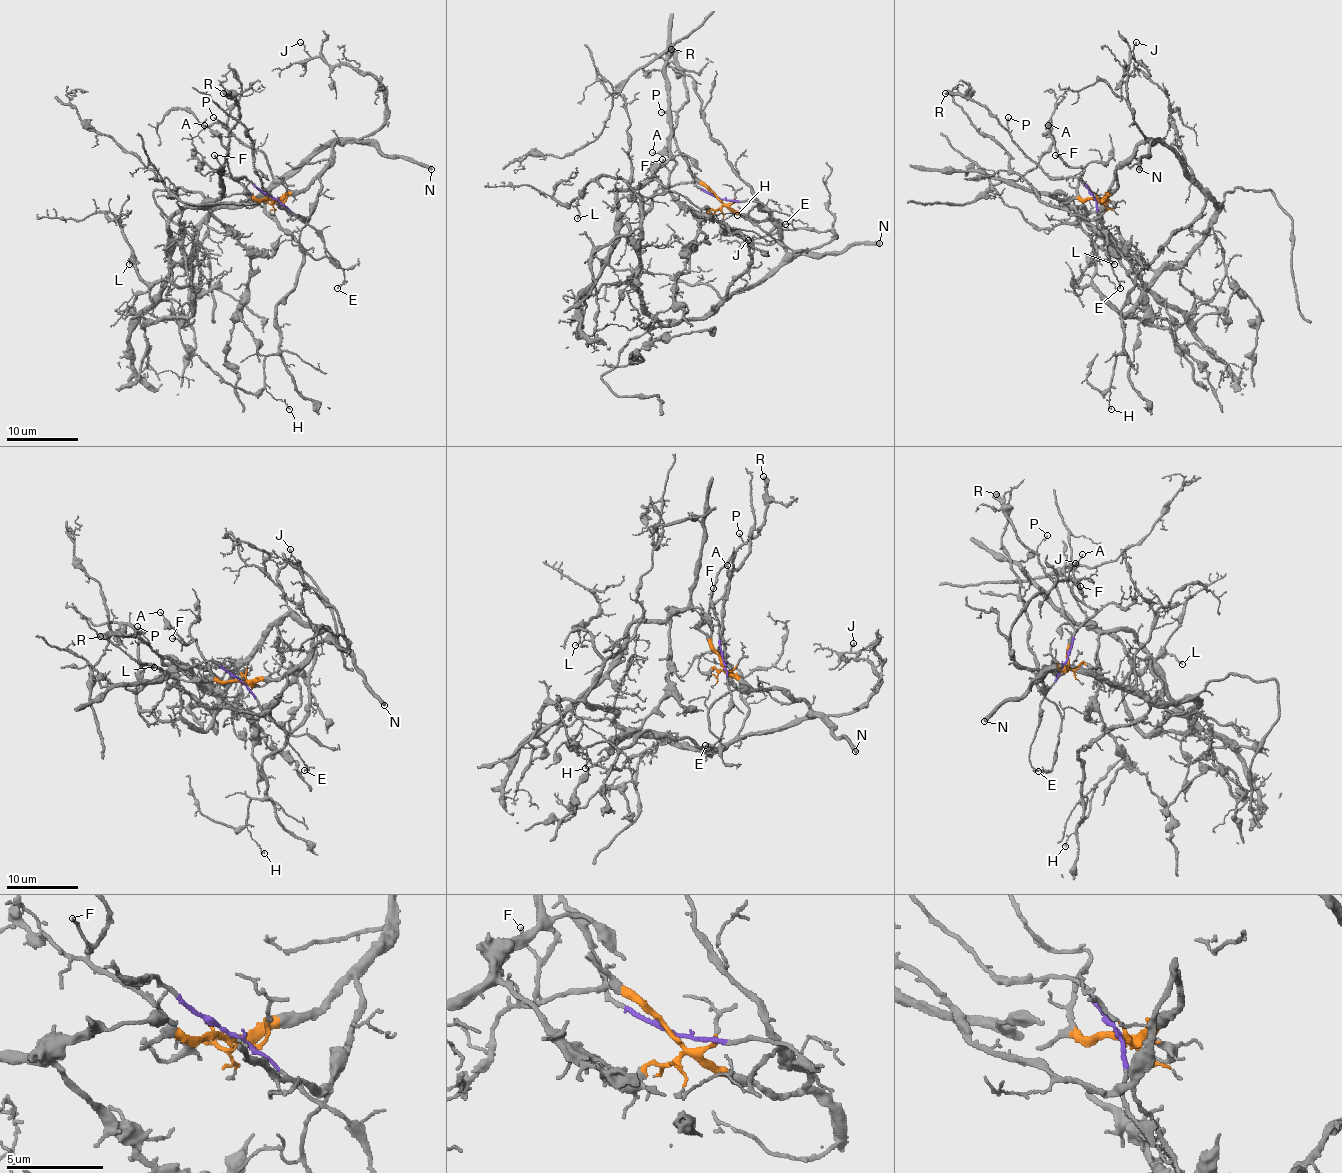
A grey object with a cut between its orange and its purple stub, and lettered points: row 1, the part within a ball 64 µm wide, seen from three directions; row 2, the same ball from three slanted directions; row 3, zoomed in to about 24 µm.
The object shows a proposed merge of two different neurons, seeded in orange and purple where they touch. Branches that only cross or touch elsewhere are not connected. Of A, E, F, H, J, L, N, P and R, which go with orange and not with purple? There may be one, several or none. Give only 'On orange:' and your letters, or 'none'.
On orange: A, F, H, J, L, N

